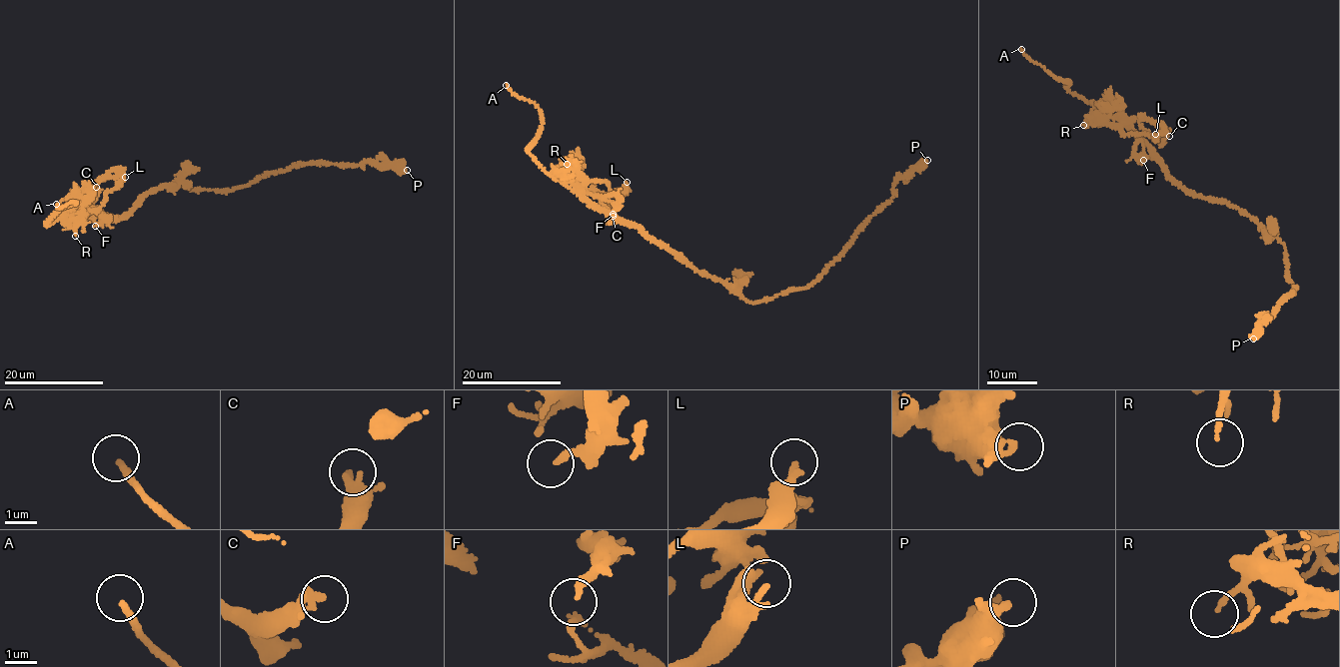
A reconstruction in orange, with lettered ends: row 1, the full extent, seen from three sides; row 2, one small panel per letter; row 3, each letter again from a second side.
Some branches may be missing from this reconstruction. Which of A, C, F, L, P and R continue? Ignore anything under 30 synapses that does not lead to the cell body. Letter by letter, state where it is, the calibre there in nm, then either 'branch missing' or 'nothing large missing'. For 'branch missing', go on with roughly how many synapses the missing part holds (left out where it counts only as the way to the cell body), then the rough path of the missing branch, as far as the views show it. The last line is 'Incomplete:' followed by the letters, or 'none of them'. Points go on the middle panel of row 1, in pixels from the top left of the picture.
A: place (506, 85); calibre 220 nm; branch missing; course (506, 85), (500, 75), (495, 45), (502, 33), (499, 28)
C: place (613, 216); calibre 240 nm; nothing large missing
F: place (613, 214); calibre 150 nm; nothing large missing
L: place (627, 182); calibre 200 nm; nothing large missing
P: place (927, 160); calibre 280 nm; nothing large missing
R: place (567, 164); calibre 140 nm; nothing large missing
Incomplete: A

